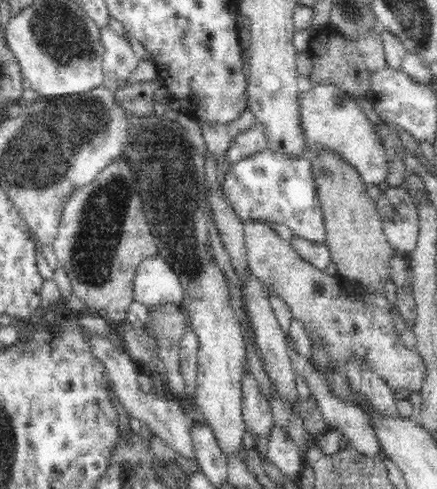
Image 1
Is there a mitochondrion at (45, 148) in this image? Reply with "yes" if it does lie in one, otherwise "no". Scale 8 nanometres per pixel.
yes

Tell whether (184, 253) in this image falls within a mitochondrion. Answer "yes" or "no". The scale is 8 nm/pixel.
yes

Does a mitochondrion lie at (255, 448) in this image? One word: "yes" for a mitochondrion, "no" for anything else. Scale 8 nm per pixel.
no

